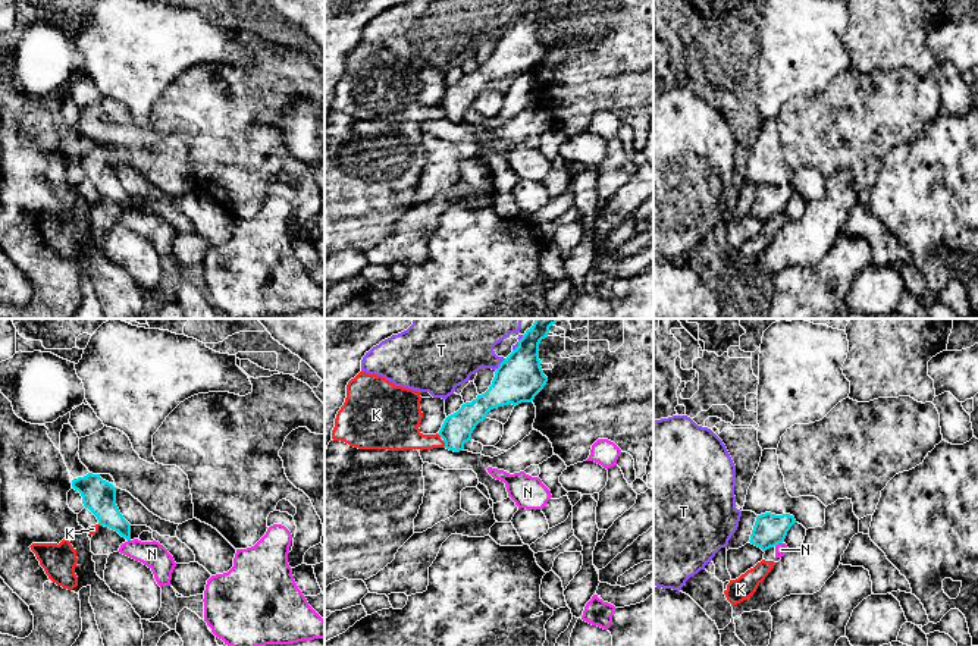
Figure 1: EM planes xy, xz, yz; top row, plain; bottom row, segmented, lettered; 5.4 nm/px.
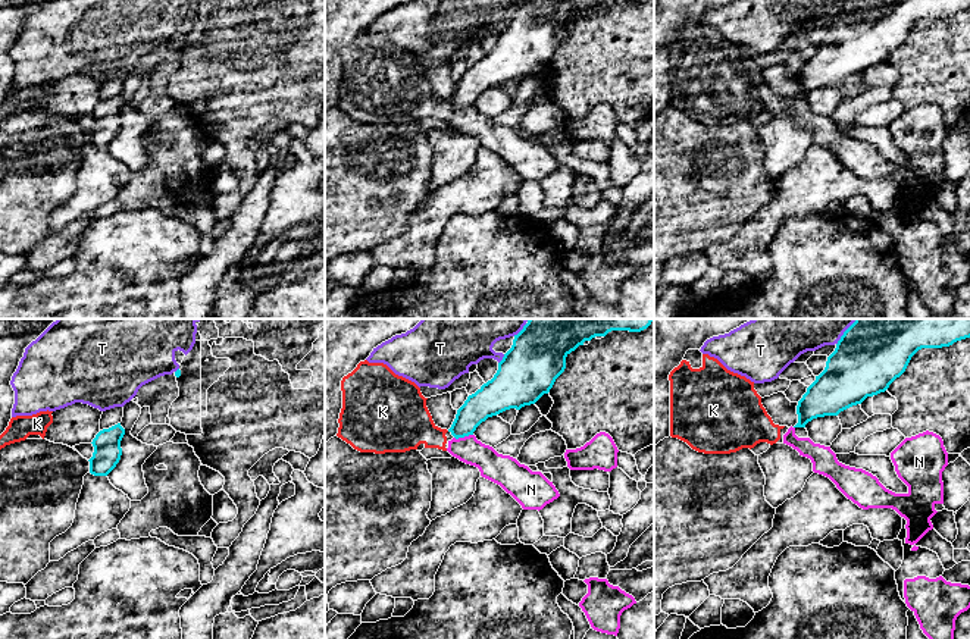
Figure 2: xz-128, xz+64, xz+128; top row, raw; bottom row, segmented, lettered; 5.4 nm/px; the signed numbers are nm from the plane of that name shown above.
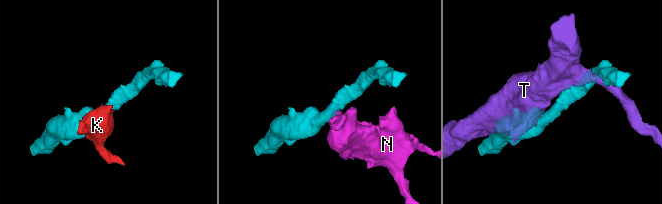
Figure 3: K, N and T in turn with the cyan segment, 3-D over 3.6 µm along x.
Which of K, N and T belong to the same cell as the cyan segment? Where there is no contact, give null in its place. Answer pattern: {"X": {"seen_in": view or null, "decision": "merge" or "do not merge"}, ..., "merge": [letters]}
{"K": {"seen_in": "xz", "decision": "do not merge"}, "N": {"seen_in": "yz", "decision": "do not merge"}, "T": {"seen_in": "xz", "decision": "do not merge"}, "merge": []}

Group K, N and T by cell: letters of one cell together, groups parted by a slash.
K N / T

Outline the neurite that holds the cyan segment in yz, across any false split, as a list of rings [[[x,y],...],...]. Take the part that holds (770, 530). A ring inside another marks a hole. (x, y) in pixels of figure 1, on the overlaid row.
[[[761,514],[756,517],[749,542],[765,552],[767,549],[783,543],[787,531],[794,523],[796,520],[790,514]]]

